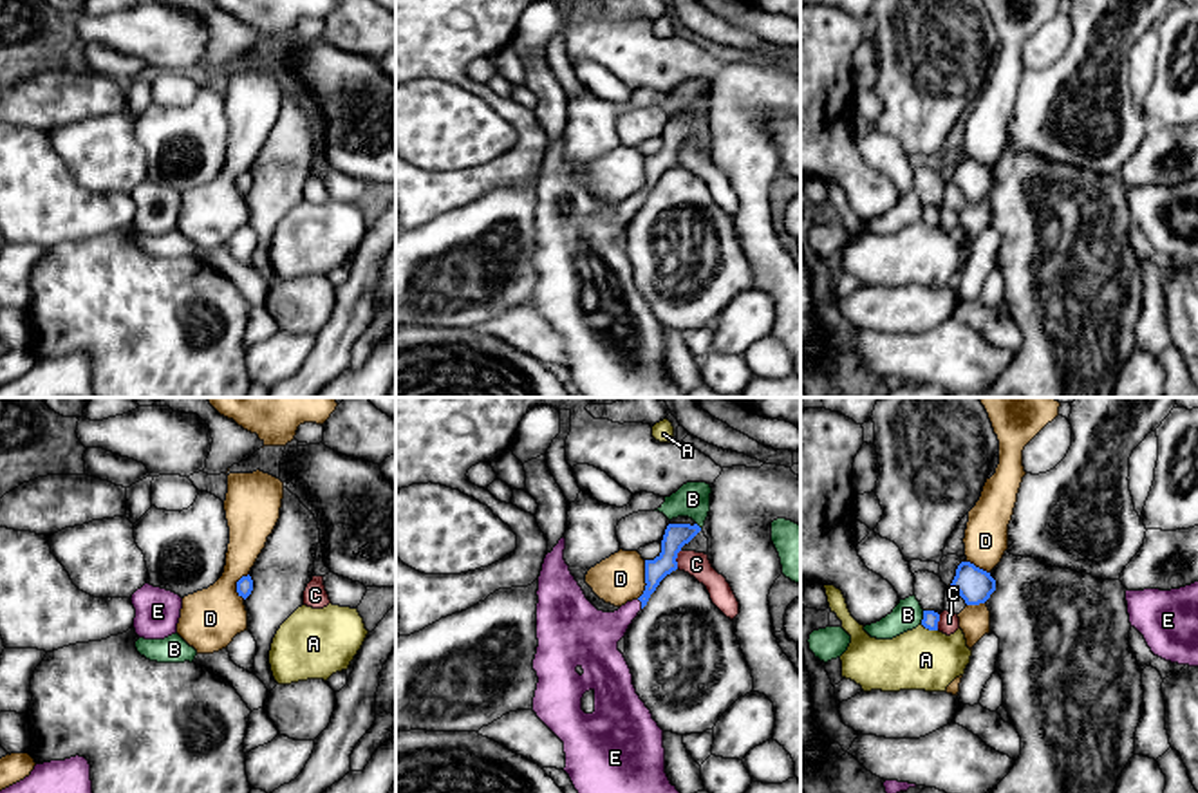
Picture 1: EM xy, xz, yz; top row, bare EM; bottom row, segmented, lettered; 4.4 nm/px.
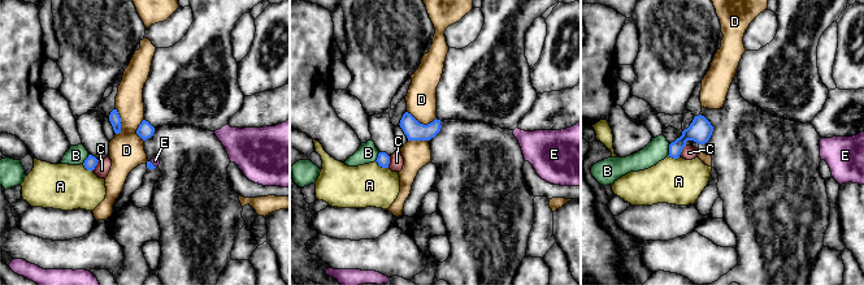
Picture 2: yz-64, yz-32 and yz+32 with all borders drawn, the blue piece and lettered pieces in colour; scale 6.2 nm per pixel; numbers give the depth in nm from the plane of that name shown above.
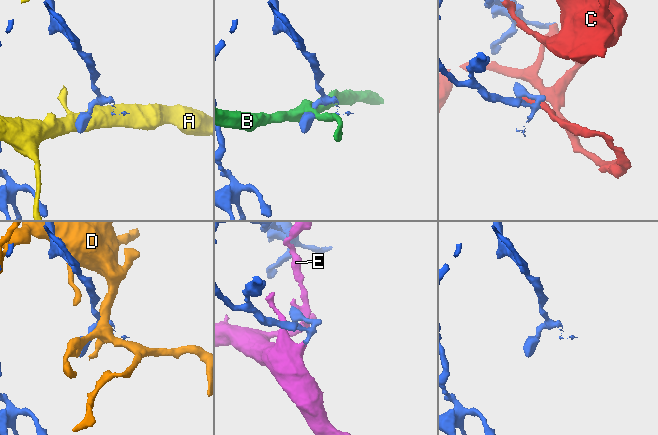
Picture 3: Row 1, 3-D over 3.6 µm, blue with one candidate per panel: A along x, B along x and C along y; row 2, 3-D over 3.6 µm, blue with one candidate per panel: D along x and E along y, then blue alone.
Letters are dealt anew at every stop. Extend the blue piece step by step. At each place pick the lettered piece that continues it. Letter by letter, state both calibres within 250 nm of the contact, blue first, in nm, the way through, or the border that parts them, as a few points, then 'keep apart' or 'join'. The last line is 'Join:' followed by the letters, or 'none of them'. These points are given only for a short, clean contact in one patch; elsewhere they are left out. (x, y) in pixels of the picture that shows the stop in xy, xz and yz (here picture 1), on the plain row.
A: 70/280 nm | keep apart
B: 70/140 nm | keep apart
C: 110/110 nm | keep apart
D: 110/220 nm | keep apart
E: 100/220 nm | across xz (656, 165), (642, 199), (595, 230) | join
Join: E

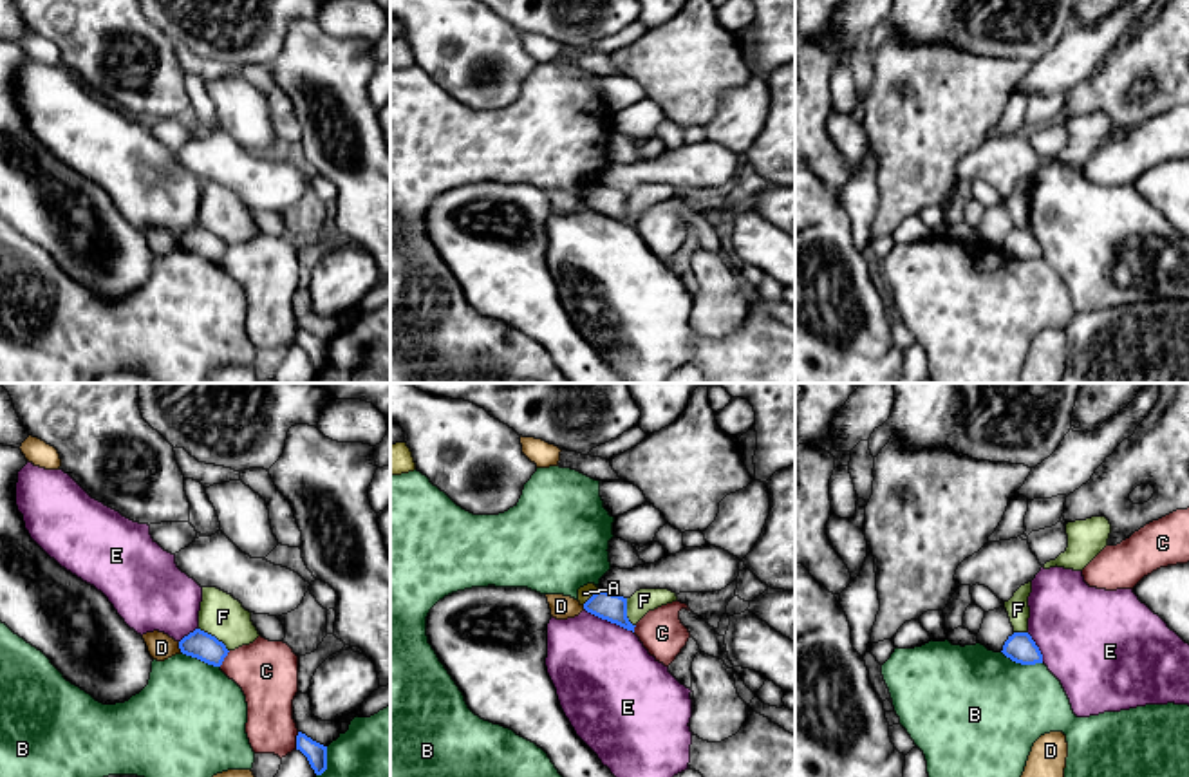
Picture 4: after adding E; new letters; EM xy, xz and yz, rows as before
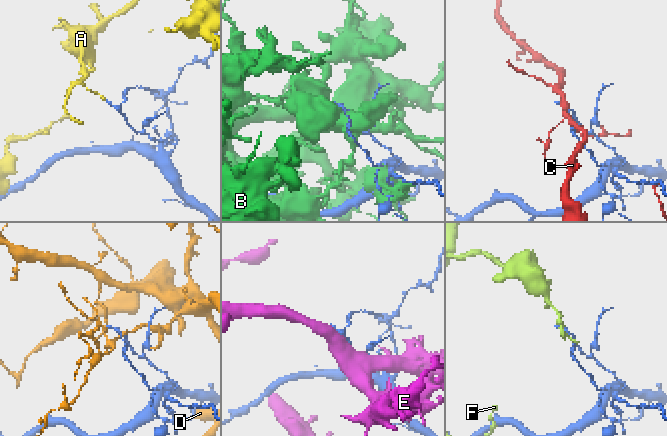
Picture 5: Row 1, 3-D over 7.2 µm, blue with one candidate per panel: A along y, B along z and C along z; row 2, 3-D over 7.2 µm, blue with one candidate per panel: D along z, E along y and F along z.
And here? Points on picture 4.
A: 130/60 nm | keep apart
B: 140/480 nm | keep apart
C: 100/220 nm | keep apart
D: 120/120 nm | keep apart
E: 130/440 nm | keep apart
F: 120/190 nm | keep apart
Join: none of them

